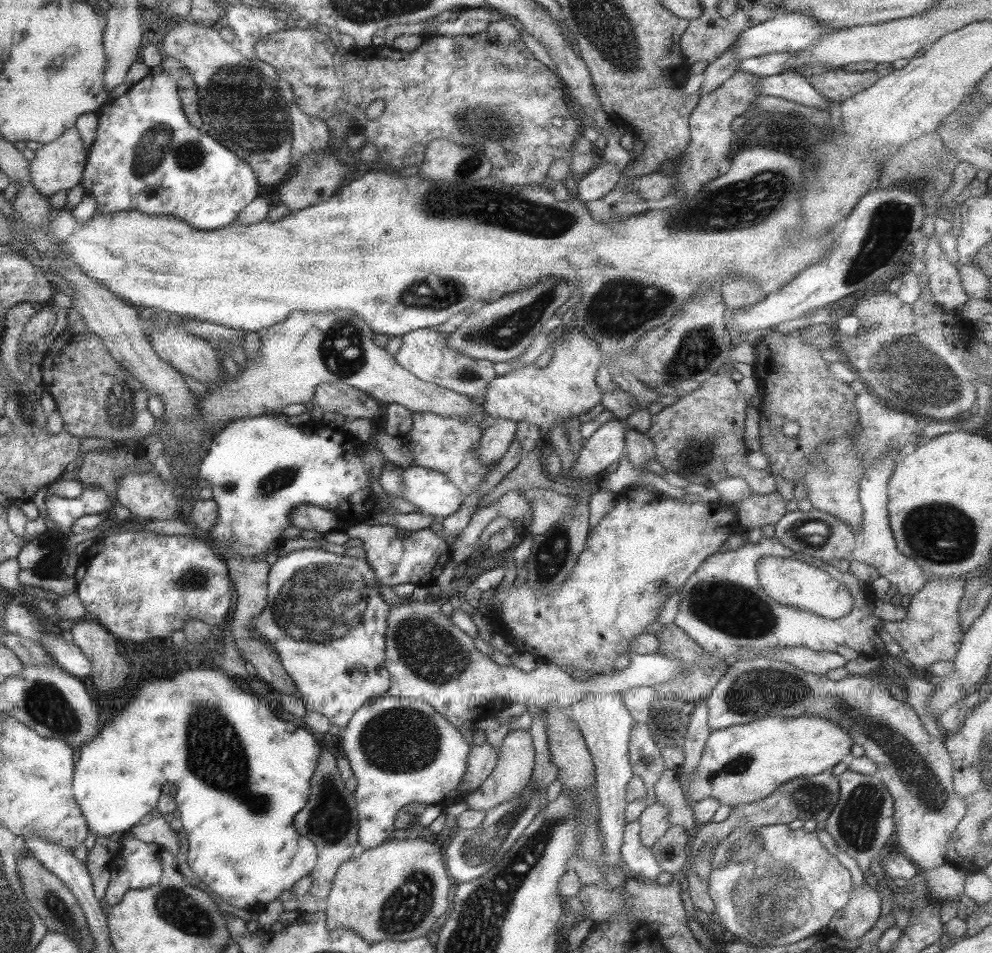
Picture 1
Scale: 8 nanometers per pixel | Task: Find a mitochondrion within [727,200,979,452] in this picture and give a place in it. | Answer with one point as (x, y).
(909, 371)

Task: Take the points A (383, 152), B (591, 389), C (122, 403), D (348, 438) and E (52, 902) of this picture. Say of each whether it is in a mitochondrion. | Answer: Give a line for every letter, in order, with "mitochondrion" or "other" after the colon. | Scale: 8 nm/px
A: other
B: other
C: mitochondrion
D: other
E: mitochondrion

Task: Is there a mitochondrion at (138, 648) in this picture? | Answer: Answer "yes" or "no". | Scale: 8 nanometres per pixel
no

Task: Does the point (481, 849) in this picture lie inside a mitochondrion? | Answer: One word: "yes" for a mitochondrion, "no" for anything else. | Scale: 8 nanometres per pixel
yes

